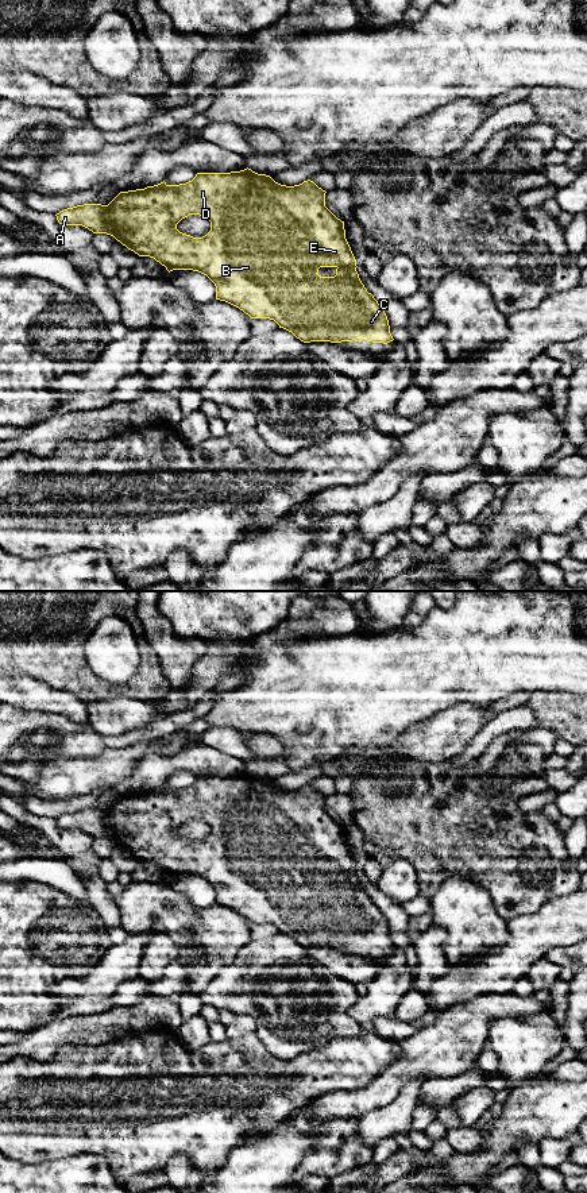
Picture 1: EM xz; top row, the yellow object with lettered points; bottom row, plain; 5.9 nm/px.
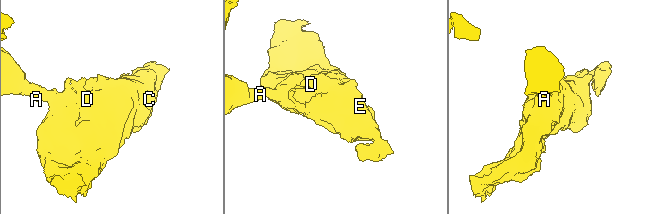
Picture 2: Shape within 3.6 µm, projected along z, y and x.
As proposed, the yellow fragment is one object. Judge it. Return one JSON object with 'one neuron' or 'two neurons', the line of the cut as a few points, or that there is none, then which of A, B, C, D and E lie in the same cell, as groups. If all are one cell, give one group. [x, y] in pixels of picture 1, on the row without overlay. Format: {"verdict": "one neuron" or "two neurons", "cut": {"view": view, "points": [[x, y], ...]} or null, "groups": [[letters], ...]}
{"verdict": "two neurons", "cut": {"view": "xz", "points": [[105, 810], [112, 825], [115, 841]]}, "groups": [["A"], ["B", "C", "D", "E"]]}

